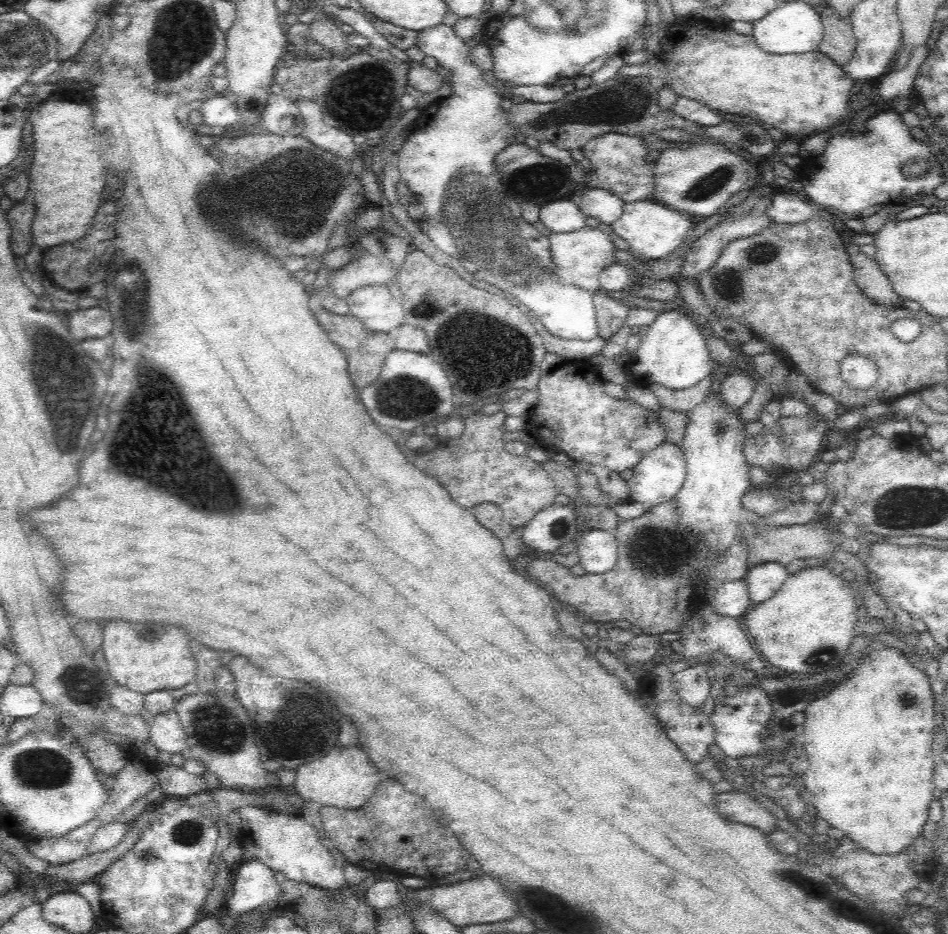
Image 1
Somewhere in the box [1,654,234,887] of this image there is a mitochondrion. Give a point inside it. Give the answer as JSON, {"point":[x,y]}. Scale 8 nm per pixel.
{"point":[42,768]}

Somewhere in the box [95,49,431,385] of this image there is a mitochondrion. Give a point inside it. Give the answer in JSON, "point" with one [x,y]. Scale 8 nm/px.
{"point":[339,101]}

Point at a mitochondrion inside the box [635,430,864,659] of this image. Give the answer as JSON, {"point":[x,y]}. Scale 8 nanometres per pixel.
{"point":[693,596]}

